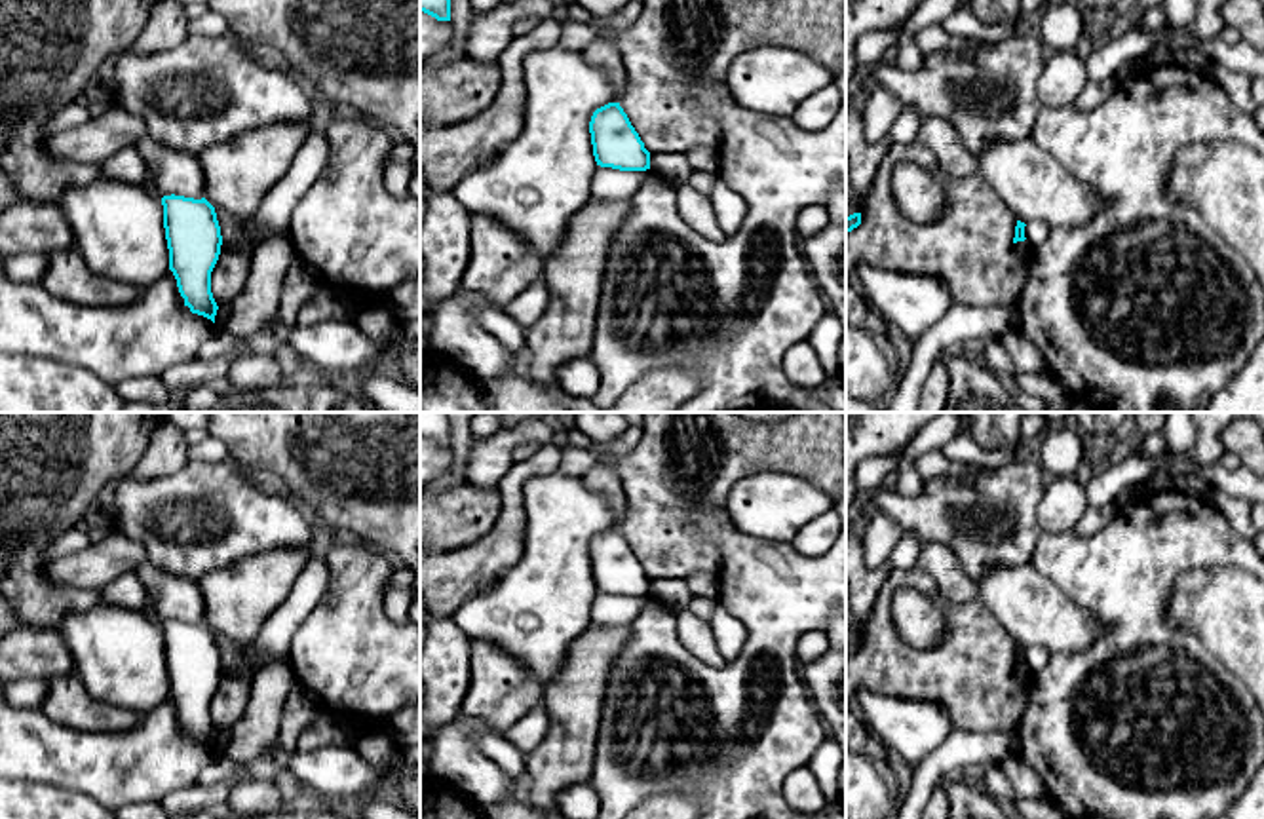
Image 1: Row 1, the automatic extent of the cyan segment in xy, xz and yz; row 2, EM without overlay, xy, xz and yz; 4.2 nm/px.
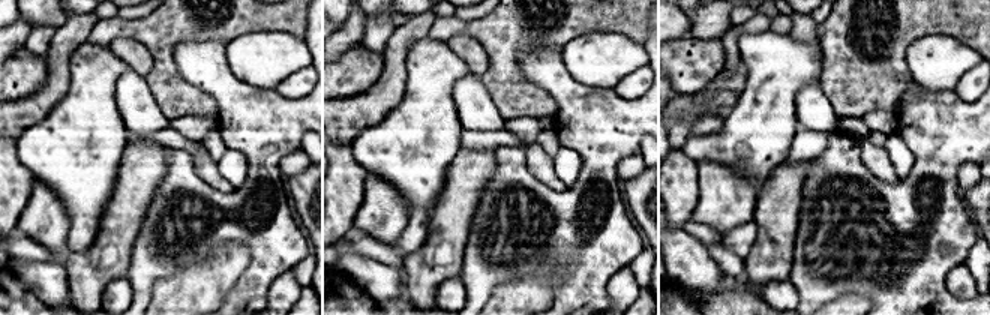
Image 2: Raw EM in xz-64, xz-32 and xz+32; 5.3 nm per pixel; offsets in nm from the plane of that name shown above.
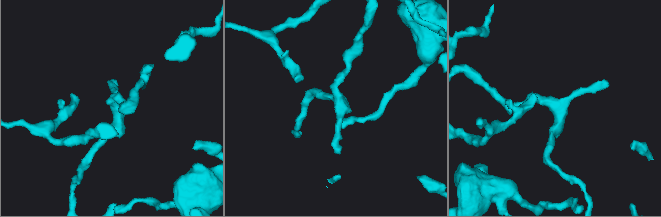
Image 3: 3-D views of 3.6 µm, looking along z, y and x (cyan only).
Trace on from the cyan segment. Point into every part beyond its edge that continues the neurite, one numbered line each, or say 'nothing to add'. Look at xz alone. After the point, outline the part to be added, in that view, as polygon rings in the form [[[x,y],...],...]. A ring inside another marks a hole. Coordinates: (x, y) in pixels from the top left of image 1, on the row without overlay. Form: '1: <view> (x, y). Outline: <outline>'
nothing to add

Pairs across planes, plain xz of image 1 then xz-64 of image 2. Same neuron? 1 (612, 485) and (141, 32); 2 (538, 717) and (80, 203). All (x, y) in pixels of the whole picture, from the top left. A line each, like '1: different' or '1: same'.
1: different
2: same

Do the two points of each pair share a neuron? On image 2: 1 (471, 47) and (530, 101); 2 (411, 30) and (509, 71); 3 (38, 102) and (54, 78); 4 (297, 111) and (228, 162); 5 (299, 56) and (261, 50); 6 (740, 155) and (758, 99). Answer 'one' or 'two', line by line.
1: two
2: two
3: one
4: two
5: one
6: one

